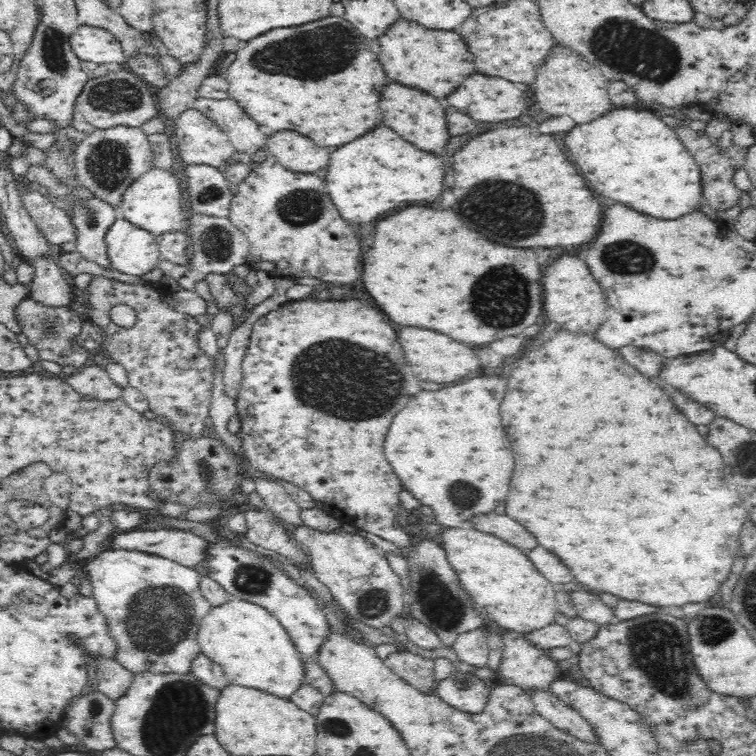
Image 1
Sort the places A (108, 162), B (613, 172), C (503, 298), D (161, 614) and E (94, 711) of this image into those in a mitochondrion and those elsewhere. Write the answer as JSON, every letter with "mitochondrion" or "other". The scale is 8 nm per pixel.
{"A":"mitochondrion","B":"other","C":"mitochondrion","D":"mitochondrion","E":"mitochondrion"}

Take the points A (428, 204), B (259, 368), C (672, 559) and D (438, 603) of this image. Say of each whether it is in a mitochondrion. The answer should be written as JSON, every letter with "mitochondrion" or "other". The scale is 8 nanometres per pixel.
{"A":"other","B":"other","C":"other","D":"mitochondrion"}

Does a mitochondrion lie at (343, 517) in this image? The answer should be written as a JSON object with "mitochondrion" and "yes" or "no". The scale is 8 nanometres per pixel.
{"mitochondrion":"no"}

